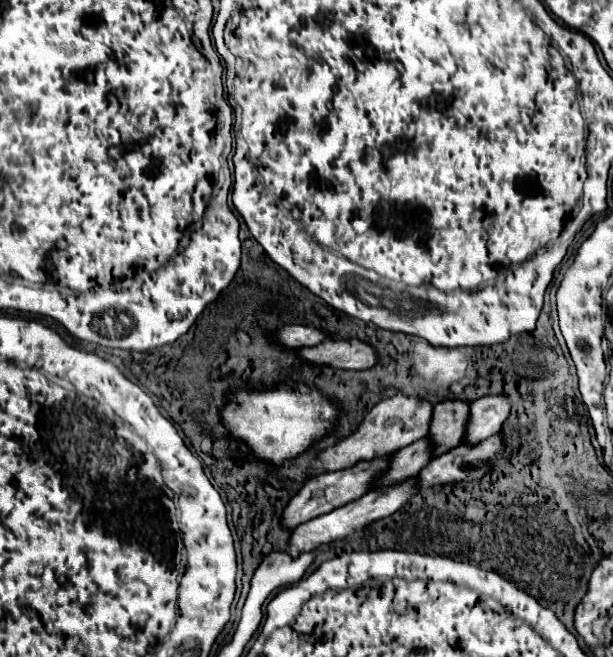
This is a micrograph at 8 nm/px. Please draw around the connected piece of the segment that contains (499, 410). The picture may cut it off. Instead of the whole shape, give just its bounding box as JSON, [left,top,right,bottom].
[464,395,508,445]

